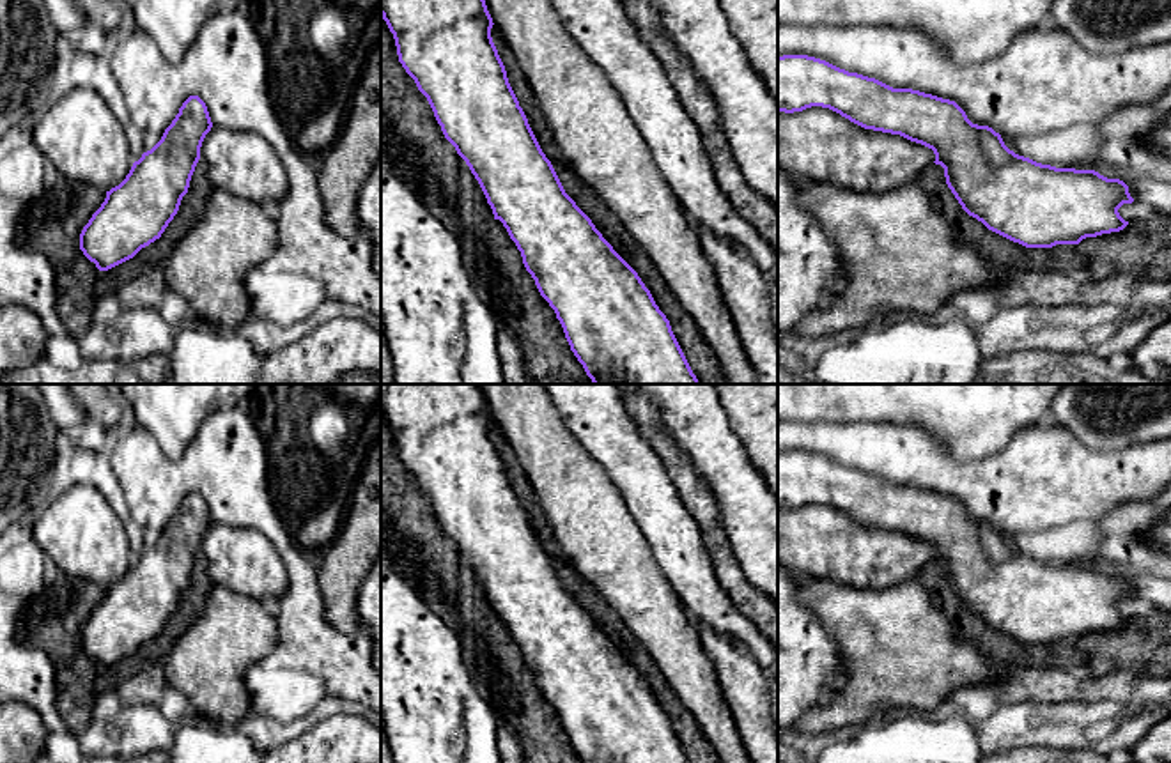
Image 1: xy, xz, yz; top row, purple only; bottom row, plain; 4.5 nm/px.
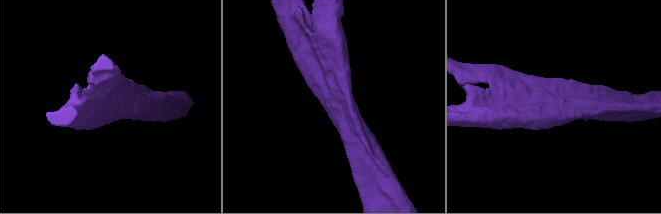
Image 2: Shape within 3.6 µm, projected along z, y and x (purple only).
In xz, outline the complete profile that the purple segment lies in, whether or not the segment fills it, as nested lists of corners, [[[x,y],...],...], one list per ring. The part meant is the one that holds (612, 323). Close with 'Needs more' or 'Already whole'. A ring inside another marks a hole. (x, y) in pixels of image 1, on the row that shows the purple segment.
[[[381,0],[381,16],[393,34],[399,62],[427,97],[445,138],[478,181],[494,220],[503,223],[521,251],[526,271],[554,310],[570,351],[592,382],[700,384],[650,290],[565,193],[551,161],[542,152],[492,42],[494,23],[485,0]]]. Already whole

